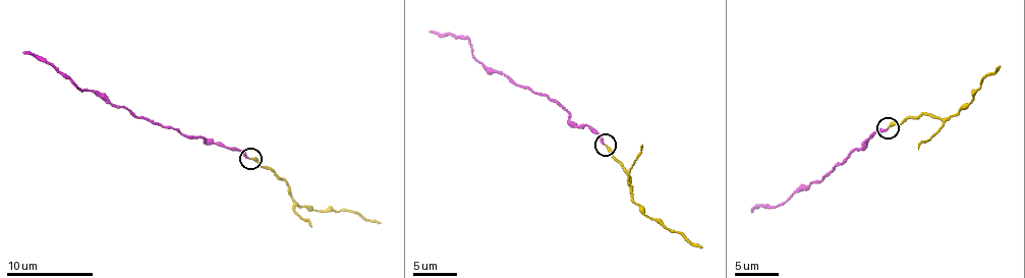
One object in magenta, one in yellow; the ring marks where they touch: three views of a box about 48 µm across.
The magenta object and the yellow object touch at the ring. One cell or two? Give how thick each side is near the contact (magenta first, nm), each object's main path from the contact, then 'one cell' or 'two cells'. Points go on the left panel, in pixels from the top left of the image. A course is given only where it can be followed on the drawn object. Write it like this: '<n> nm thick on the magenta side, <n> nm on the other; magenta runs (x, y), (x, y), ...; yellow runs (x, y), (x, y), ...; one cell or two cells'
200 nm thick on the magenta side, 240 nm on the other; magenta runs (249, 159), (245, 153), (145, 119), (113, 105), (100, 94), (81, 92), (46, 61), (22, 51); yellow runs (249, 159), (282, 179), (300, 207), (343, 210), (381, 223); one cell

